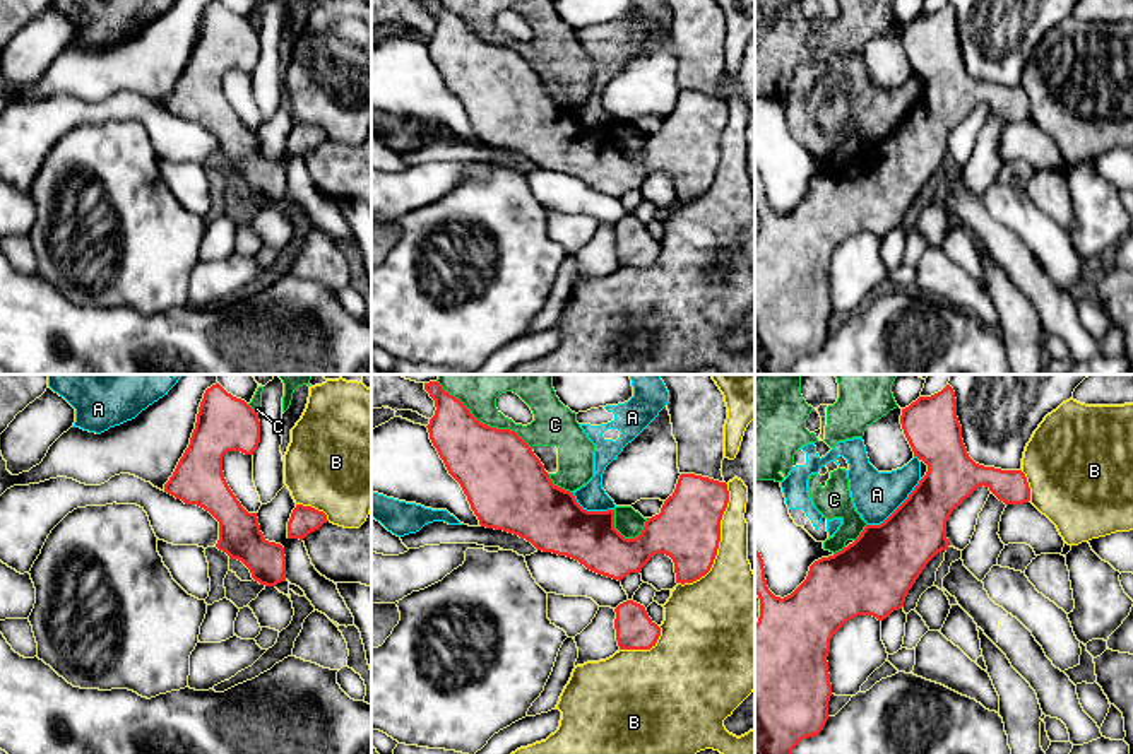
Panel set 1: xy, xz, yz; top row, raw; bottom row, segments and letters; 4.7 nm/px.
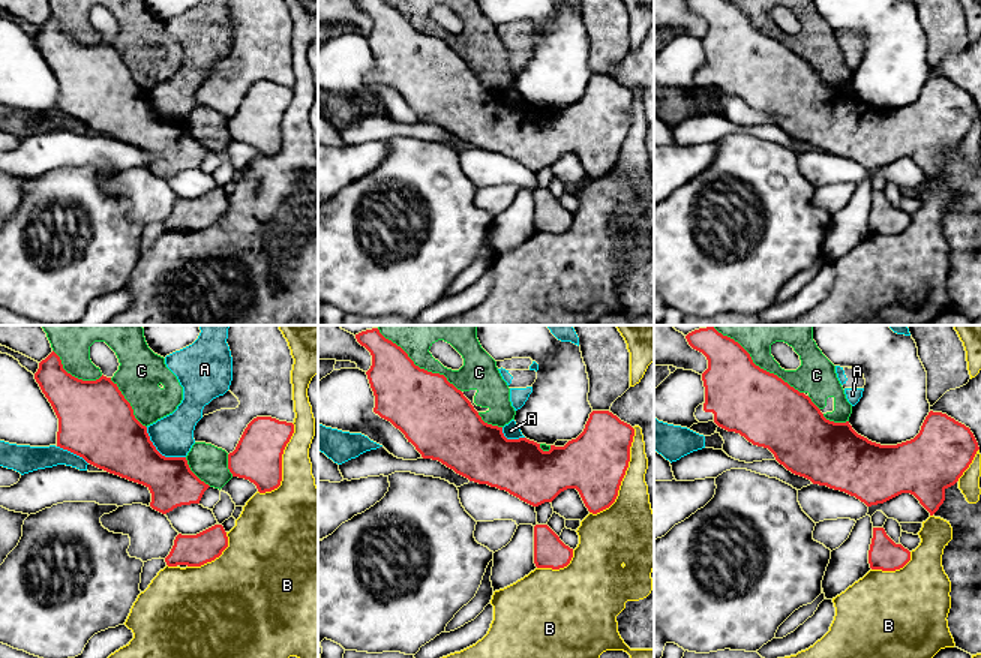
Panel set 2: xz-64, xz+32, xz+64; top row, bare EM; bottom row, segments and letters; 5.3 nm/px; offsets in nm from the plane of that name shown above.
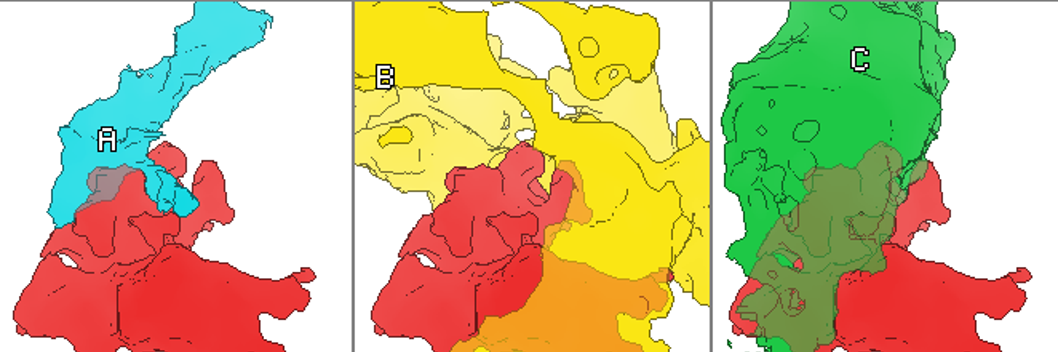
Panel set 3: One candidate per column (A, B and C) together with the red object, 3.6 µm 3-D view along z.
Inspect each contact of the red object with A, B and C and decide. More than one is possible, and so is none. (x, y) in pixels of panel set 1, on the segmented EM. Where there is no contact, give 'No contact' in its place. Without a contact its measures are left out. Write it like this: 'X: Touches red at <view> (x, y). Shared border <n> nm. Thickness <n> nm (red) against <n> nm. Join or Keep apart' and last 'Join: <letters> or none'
A: Touches red at yz (897, 508). Shared border 340 nm. Thickness 340 nm (red) against 220 nm. Keep apart
B: Touches red at xz (719, 541). Shared border 550 nm. Thickness 300 nm (red) against 280 nm. Keep apart
C: Touches red at xz (481, 423). Shared border 550 nm. Thickness 380 nm (red) against 280 nm. Keep apart
Join: none

